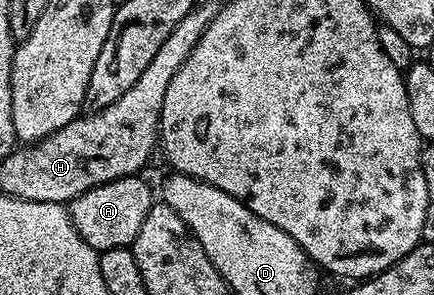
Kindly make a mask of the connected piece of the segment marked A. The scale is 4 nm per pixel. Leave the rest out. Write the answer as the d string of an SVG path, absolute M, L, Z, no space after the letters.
M142 176L122 177L104 185L94 185L89 191L77 195L69 203L69 214L73 227L89 243L89 247L98 249L125 249L137 239L145 215L149 215L153 198L151 189L143 182Z

